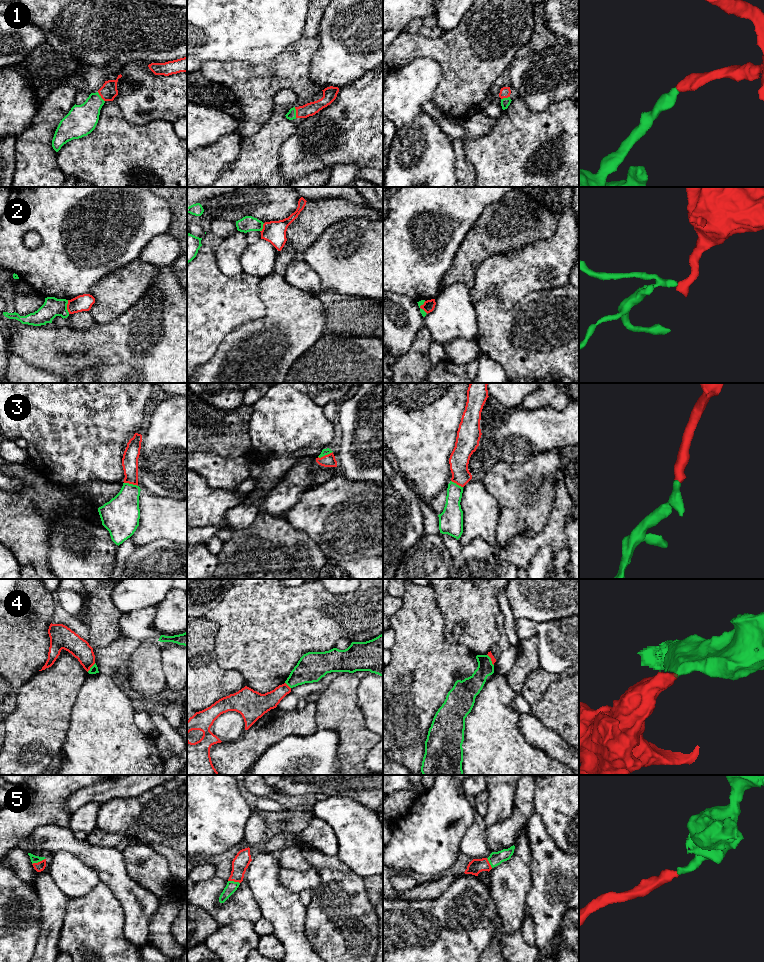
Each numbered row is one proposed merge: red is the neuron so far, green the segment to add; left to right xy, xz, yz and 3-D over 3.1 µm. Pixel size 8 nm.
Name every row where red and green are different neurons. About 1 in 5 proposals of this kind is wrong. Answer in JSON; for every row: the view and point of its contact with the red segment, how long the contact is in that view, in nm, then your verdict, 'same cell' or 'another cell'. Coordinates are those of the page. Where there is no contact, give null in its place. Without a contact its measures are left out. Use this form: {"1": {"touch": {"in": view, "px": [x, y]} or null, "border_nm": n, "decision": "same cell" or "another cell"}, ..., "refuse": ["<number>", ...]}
{"1": {"touch": {"in": "xz", "px": [296, 112]}, "border_nm": 90, "decision": "same cell"}, "2": {"touch": {"in": "yz", "px": [421, 308]}, "border_nm": 110, "decision": "another cell"}, "3": {"touch": {"in": "xz", "px": [325, 455]}, "border_nm": 130, "decision": "same cell"}, "4": {"touch": {"in": "xy", "px": [91, 666]}, "border_nm": 100, "decision": "another cell"}, "5": {"touch": {"in": "xy", "px": [38, 862]}, "border_nm": 120, "decision": "same cell"}, "refuse": ["2", "4"]}

